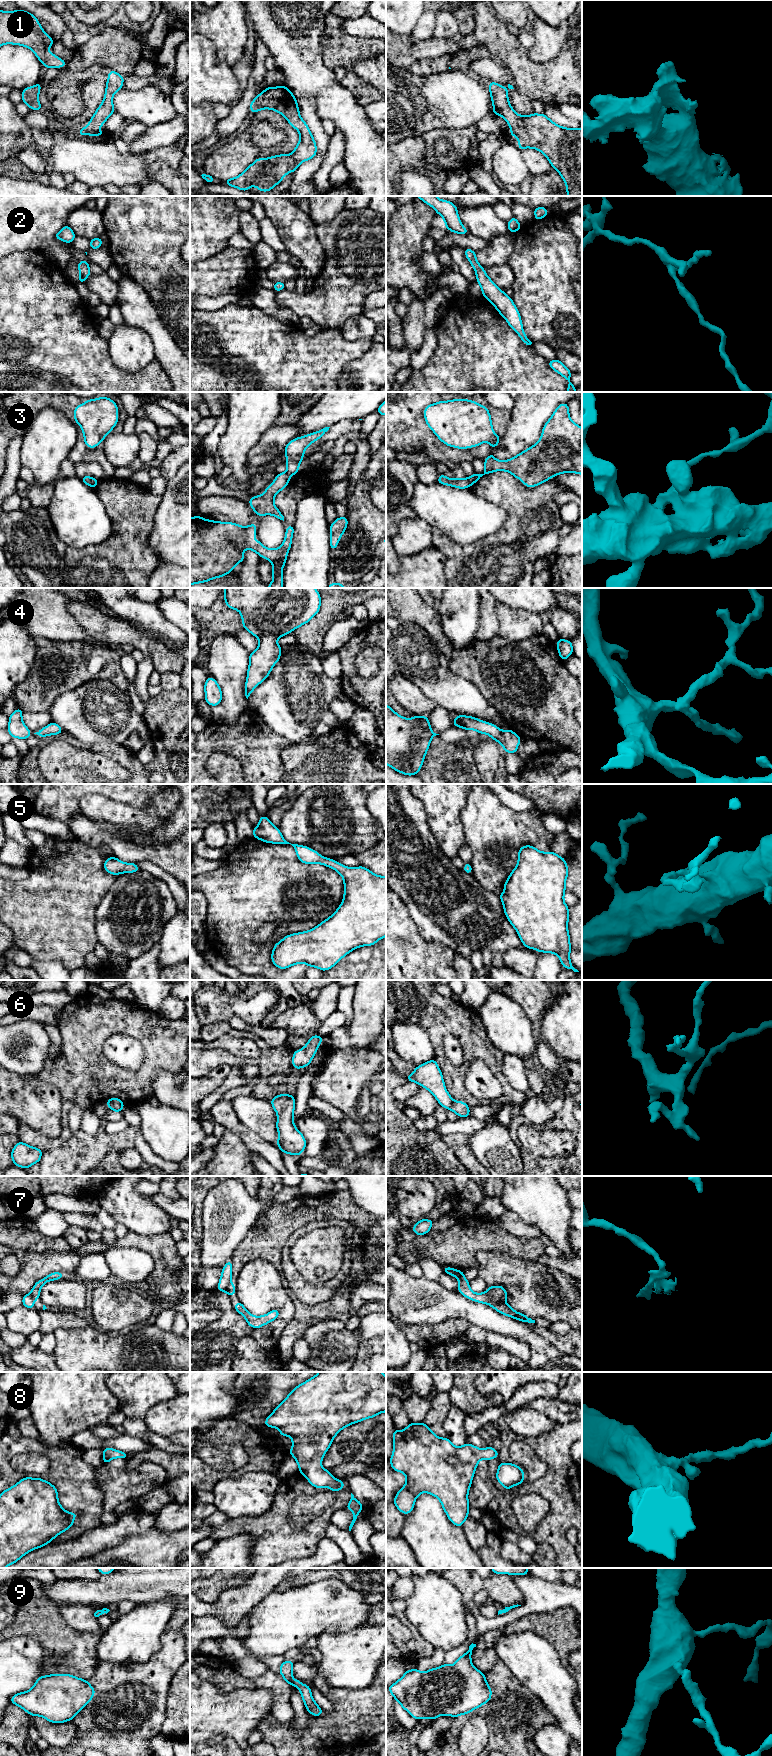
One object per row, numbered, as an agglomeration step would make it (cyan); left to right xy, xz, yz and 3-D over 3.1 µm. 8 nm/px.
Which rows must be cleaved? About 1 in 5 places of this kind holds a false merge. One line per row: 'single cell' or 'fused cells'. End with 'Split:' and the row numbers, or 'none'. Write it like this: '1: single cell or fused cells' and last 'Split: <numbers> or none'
1: single cell
2: single cell
3: fused cells
4: single cell
5: single cell
6: single cell
7: fused cells
8: single cell
9: single cell
Split: 3, 7

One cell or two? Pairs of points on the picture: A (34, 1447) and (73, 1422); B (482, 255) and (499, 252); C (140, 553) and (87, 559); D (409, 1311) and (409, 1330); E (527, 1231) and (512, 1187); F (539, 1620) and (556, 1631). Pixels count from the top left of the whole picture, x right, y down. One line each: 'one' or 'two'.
A: two
B: one
C: one
D: two
E: two
F: one

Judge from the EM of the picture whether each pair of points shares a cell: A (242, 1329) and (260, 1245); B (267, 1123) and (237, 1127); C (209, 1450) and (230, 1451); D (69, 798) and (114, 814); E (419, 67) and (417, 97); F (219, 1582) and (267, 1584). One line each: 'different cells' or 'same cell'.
A: different cells
B: different cells
C: same cell
D: different cells
E: different cells
F: different cells

